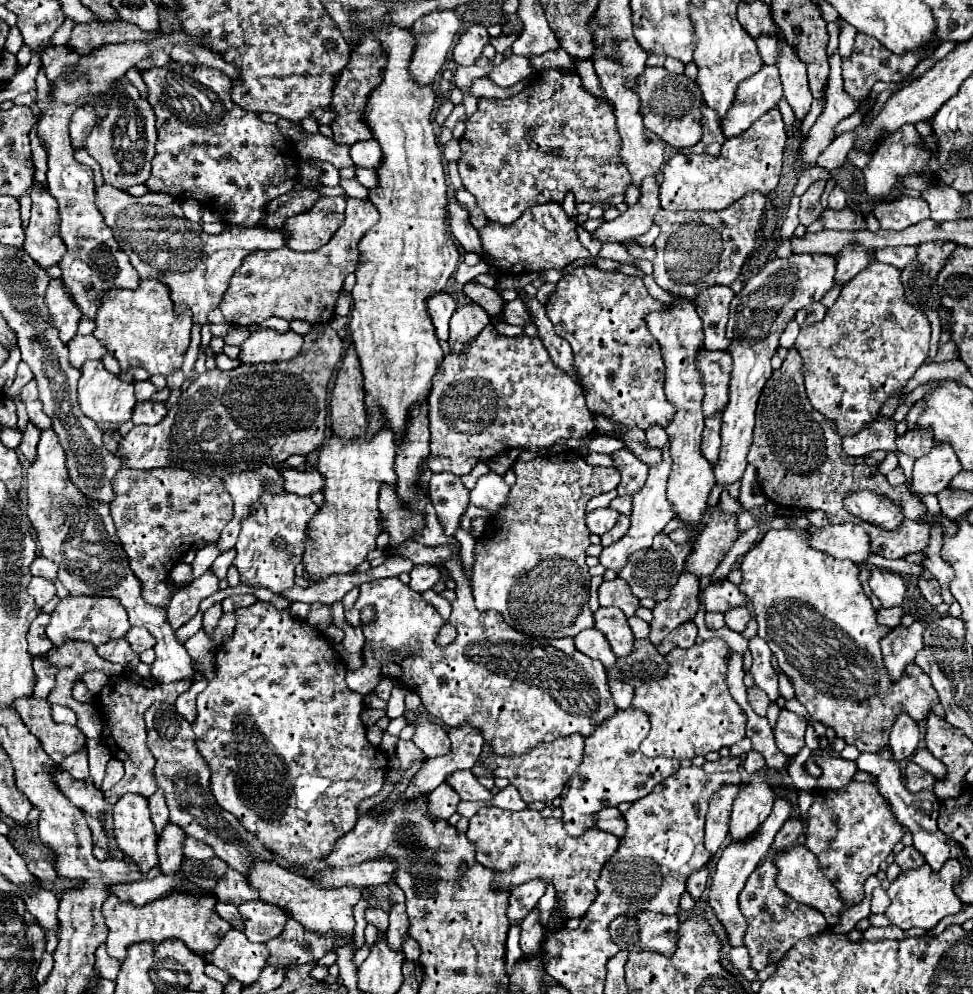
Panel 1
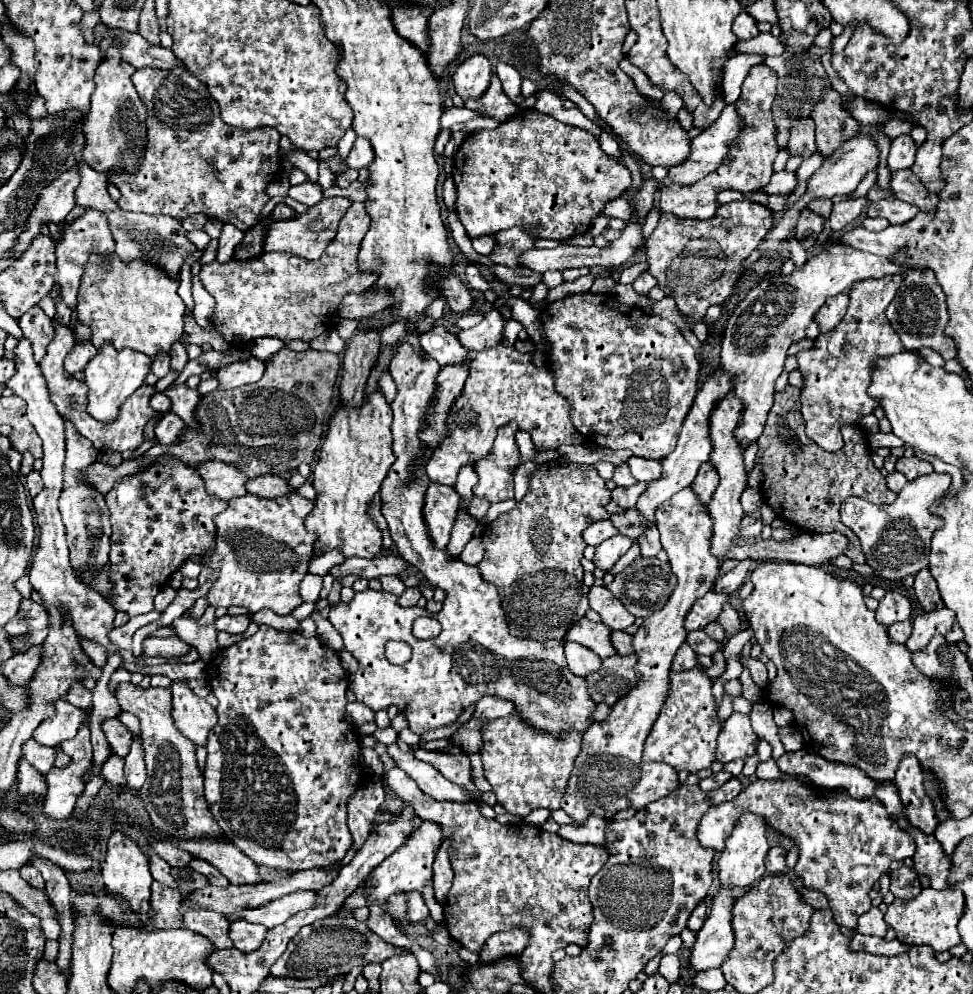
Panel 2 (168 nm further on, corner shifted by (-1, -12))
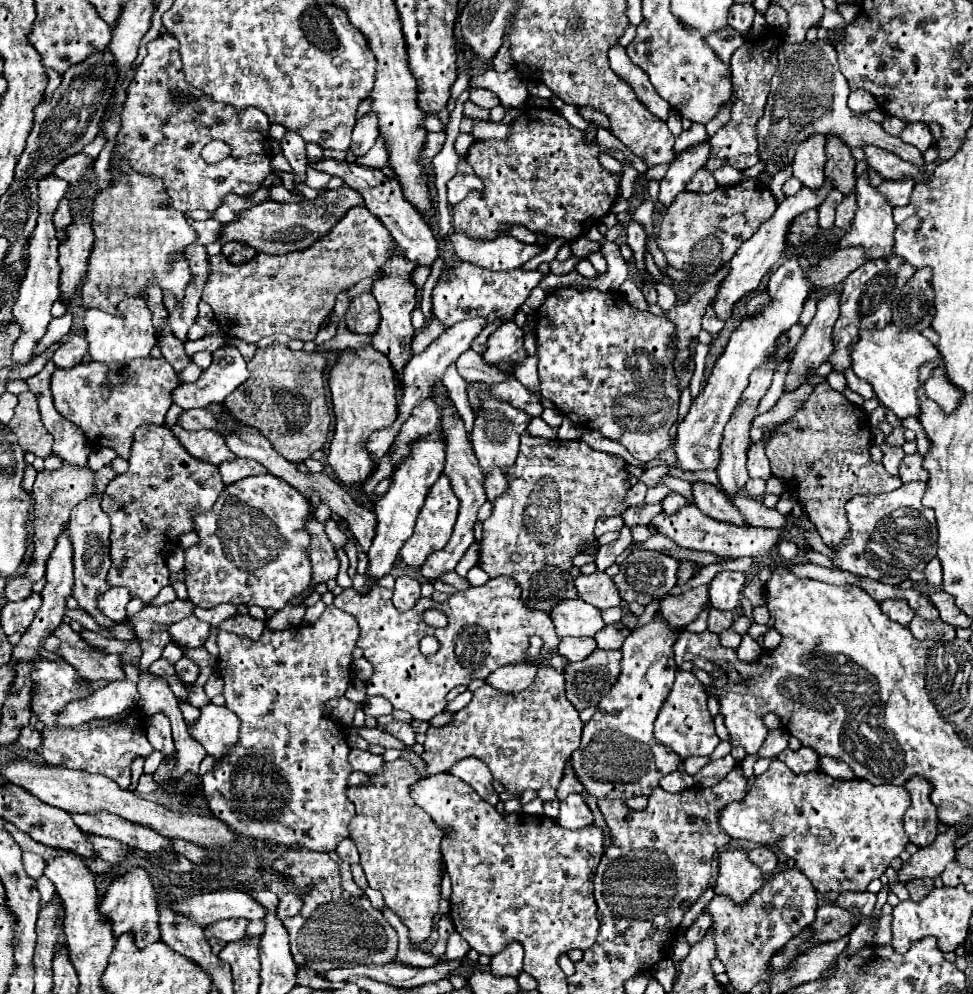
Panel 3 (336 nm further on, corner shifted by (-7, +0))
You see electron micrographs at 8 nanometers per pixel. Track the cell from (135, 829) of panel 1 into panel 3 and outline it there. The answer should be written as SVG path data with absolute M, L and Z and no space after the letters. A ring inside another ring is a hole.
M128 868L128 872L114 876L102 902L100 908L104 916L112 920L112 930L116 932L116 938L124 932L134 932L138 948L148 946L150 942L160 940L160 930L158 930L158 912L156 912L156 890L152 886L152 878L144 868Z

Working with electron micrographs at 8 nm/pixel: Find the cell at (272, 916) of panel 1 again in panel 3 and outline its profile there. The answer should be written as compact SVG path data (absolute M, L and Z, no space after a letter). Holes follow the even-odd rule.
M230 918L230 920L220 920L216 924L212 924L208 930L204 930L206 938L214 936L222 942L234 942L234 940L242 940L246 936L246 926L250 924L250 920L244 918Z

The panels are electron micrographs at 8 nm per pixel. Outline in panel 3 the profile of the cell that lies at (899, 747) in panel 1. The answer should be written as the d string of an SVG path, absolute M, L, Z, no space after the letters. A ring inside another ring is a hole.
M912 776L904 788L910 792L910 808L904 814L904 828L912 844L926 846L938 834L936 806L930 802L932 786L922 776Z

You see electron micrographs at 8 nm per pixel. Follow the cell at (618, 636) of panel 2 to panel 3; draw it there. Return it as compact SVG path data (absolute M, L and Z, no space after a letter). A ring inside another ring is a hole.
M614 622L608 624L606 628L602 628L594 640L598 642L598 648L622 648L622 642L626 640L630 628L626 628L622 622Z

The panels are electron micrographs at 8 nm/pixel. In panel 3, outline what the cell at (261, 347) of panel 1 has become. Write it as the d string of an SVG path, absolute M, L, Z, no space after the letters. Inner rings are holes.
M220 348L212 354L212 364L202 372L200 380L194 384L180 384L172 390L172 402L184 410L204 408L212 402L222 402L230 392L234 392L250 372L242 354L236 348Z

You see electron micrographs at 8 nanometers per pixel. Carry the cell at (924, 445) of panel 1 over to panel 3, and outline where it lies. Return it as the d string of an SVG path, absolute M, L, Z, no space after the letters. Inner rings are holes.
M908 454L902 460L900 466L900 480L912 482L912 480L928 480L928 470L922 466L924 456L922 454Z

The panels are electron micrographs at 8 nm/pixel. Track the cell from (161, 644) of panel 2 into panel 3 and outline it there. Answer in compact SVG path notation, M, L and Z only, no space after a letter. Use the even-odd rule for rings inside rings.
M190 616L190 618L170 624L168 634L172 636L172 642L178 646L198 648L198 646L204 646L204 642L210 634L210 624L200 622L196 616Z

